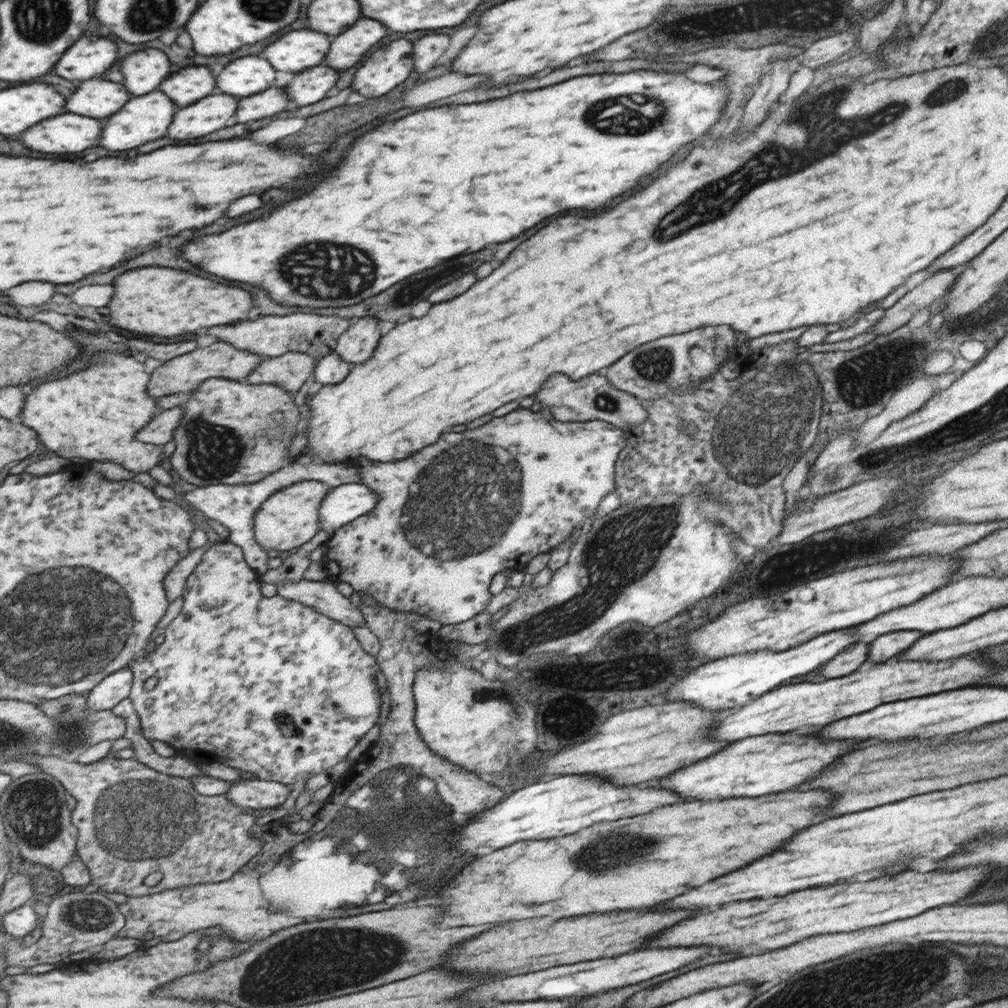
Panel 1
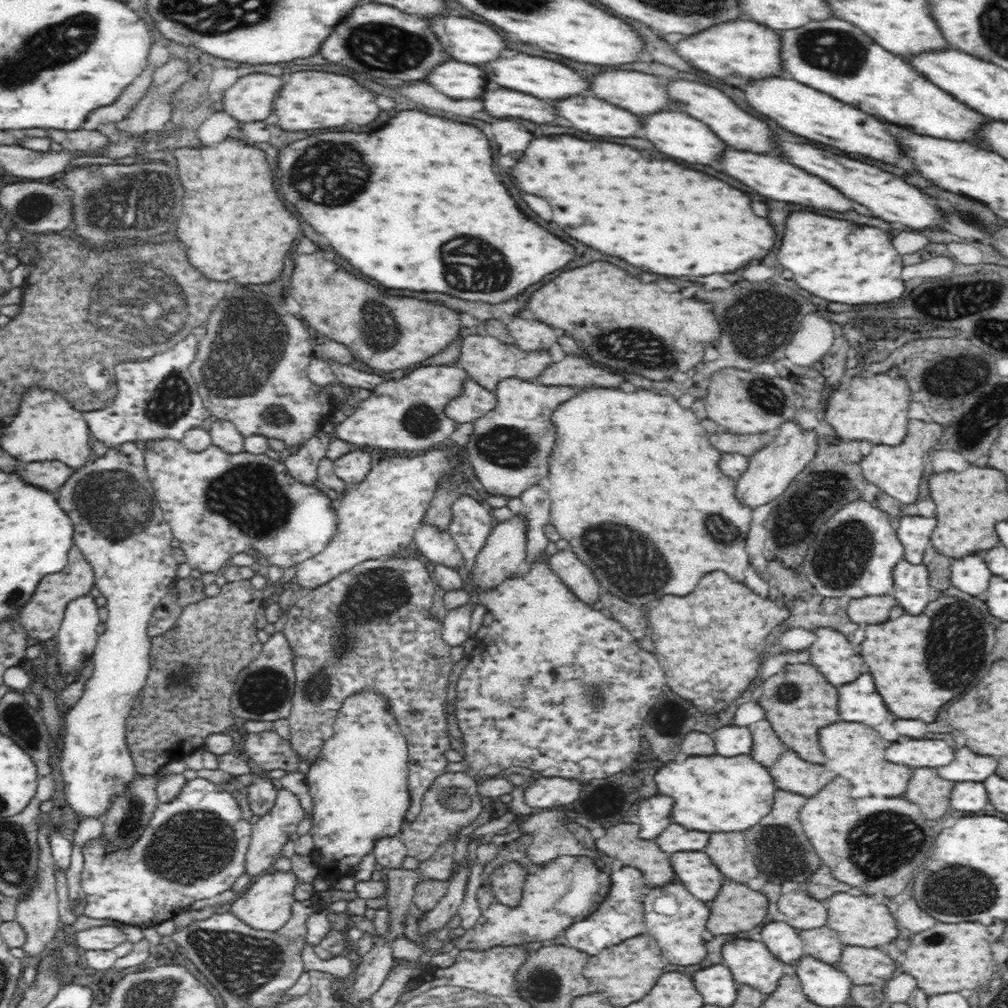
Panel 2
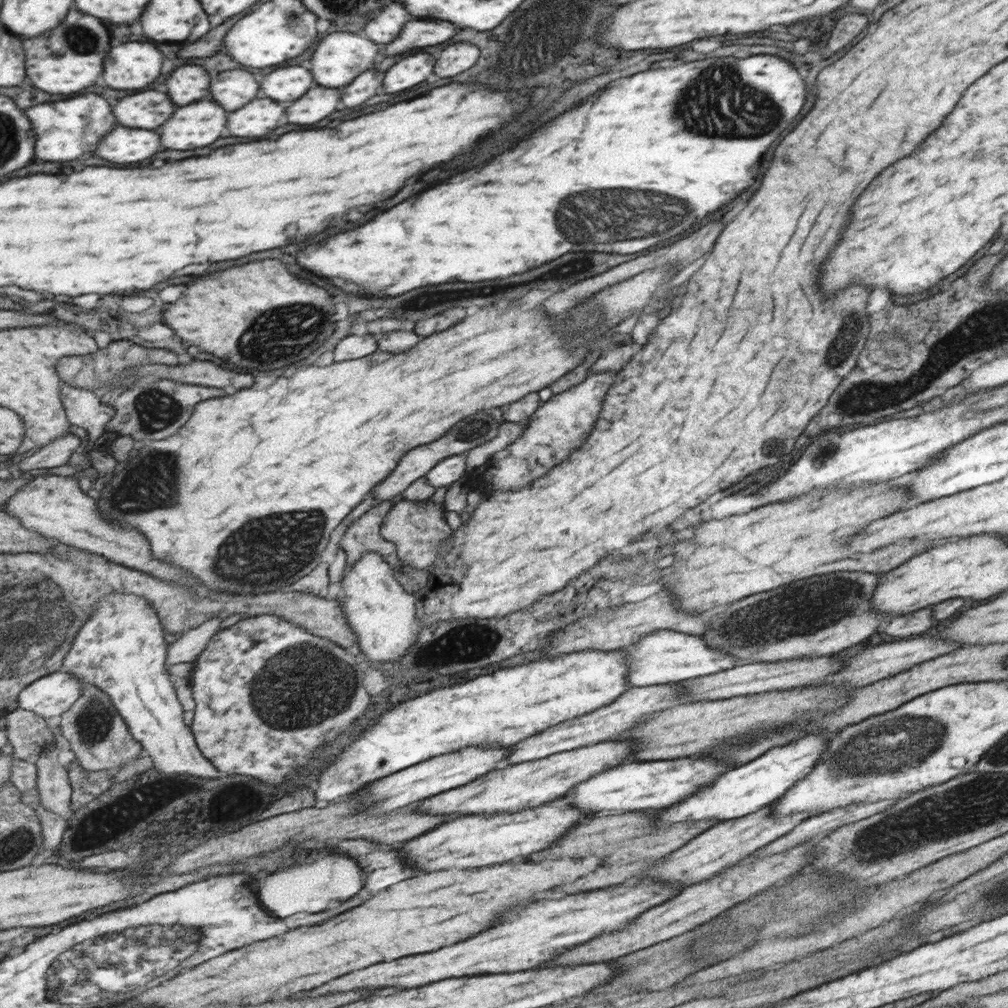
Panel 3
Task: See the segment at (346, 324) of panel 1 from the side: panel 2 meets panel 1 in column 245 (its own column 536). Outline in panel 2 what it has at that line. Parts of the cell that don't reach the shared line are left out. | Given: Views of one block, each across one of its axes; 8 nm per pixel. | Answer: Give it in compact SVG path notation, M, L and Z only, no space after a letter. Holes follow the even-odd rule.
M514 318L507 326L514 344L518 345L526 352L548 350L552 342L558 340L554 330L538 320L524 320L524 318Z

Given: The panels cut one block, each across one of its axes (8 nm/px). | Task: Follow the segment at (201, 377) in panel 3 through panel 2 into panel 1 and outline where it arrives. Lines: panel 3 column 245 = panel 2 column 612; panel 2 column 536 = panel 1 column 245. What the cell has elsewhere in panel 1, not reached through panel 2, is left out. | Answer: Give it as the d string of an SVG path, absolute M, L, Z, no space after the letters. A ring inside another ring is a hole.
M290 352L278 357L265 357L243 381L247 384L279 385L297 392L309 377L313 377L318 359L306 352Z

